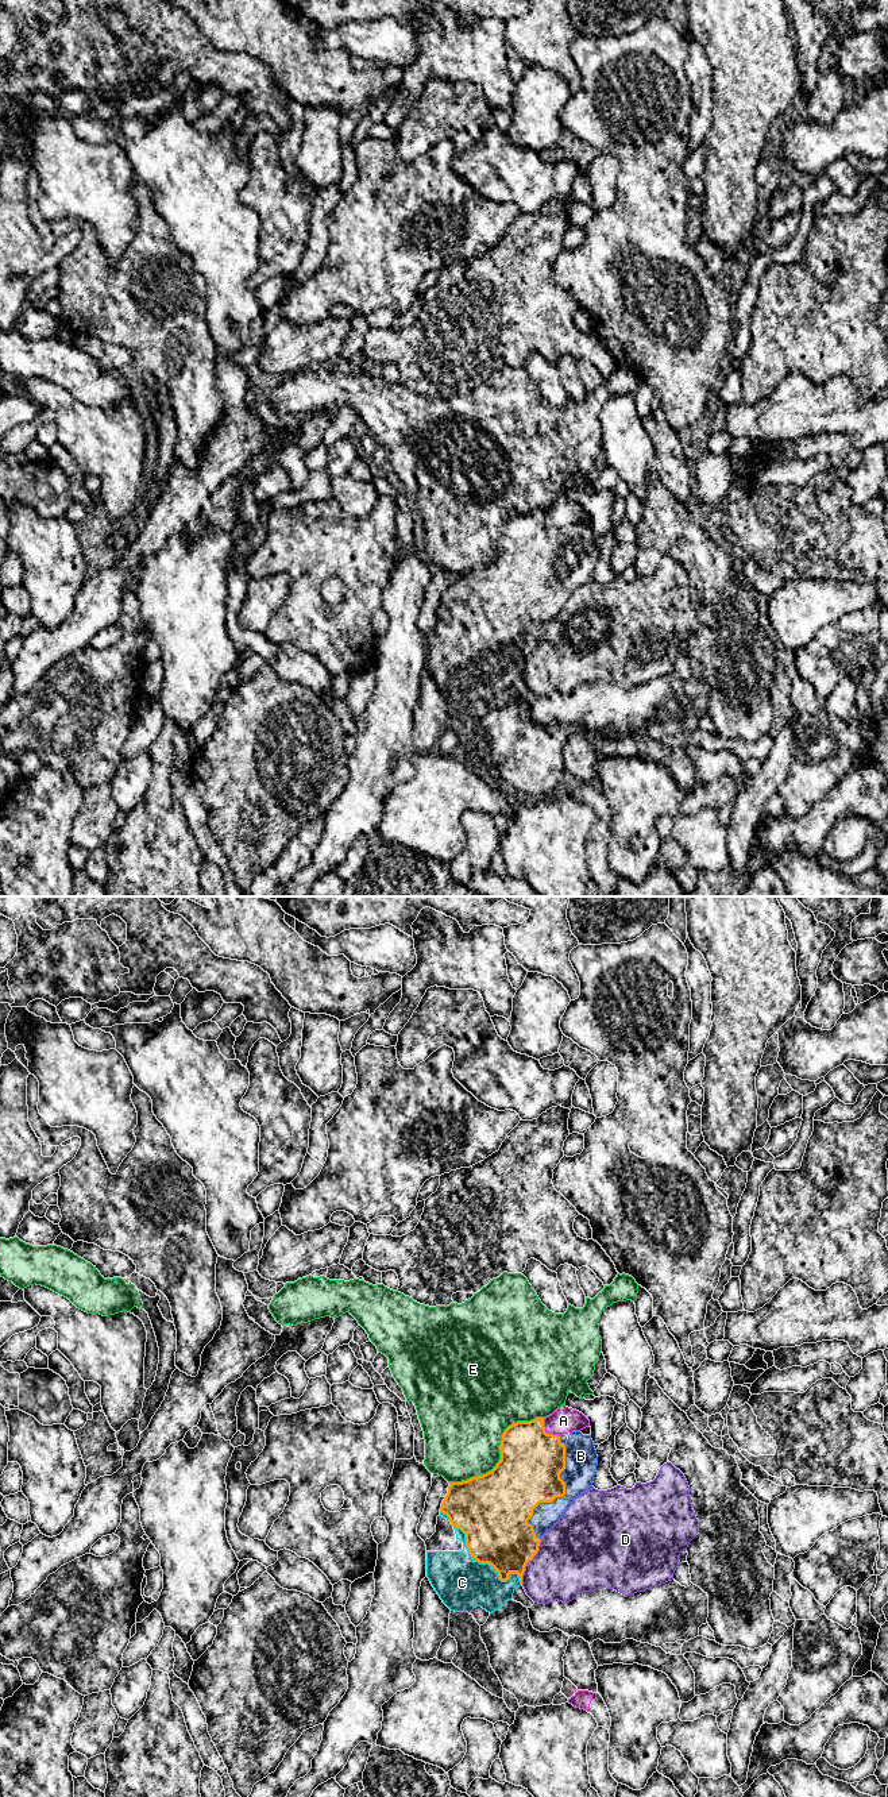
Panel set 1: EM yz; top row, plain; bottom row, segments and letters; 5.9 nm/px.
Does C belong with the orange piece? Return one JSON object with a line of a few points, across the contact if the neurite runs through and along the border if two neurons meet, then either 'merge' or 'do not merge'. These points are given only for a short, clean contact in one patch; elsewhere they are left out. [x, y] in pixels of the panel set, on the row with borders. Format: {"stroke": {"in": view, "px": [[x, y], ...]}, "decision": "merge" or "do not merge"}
{"decision": "merge"}

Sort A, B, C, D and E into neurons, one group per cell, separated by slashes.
A / B C / D E

